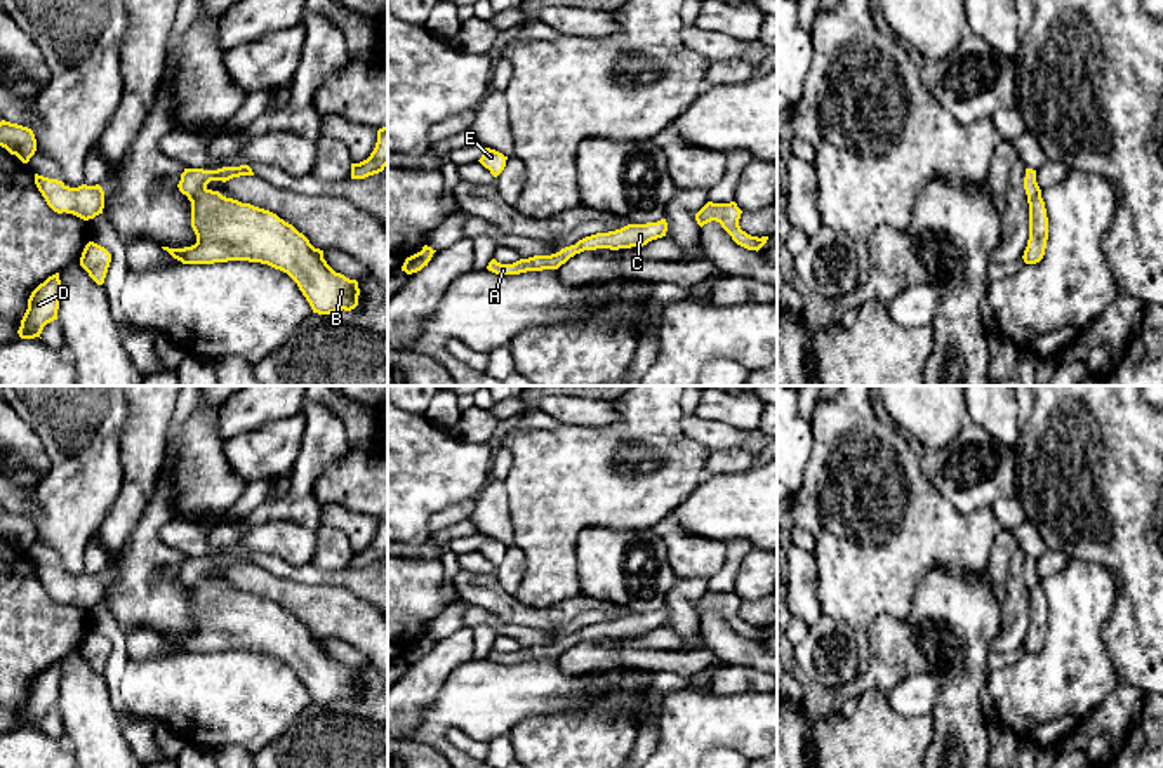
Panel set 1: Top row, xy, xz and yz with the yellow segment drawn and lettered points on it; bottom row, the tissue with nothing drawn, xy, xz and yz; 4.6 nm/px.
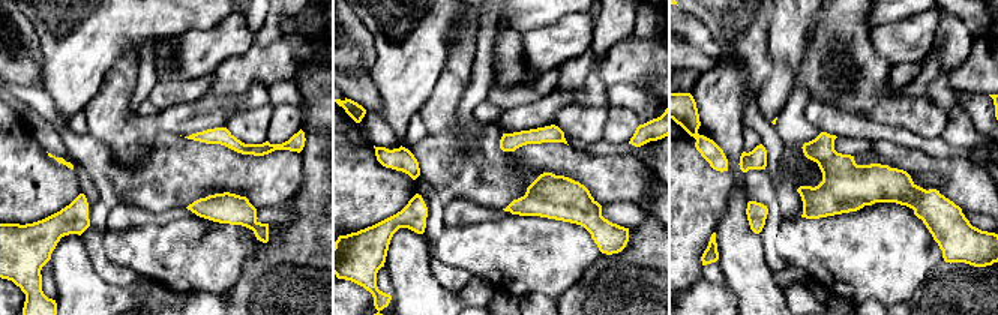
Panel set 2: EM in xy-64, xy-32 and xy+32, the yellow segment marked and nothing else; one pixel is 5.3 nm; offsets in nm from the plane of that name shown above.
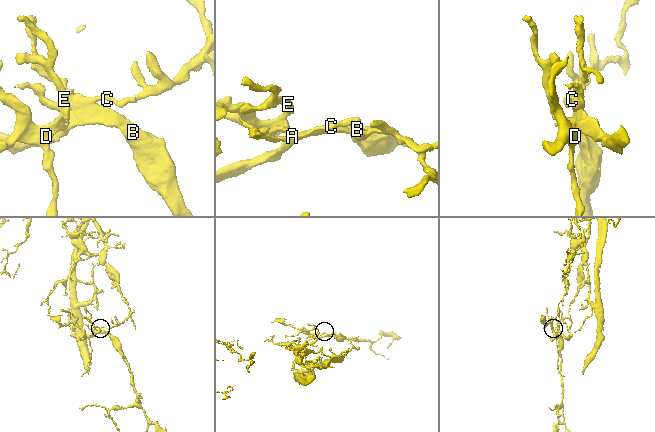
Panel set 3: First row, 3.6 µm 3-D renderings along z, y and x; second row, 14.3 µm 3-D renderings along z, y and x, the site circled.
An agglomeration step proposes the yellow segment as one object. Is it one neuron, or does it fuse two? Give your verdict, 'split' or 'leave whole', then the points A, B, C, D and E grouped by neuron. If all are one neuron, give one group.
leave whole; A B C D E

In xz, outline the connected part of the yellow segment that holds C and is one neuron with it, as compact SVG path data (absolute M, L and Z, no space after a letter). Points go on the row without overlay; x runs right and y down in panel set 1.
M666 608L647 613L628 613L615 620L586 626L579 629L575 634L565 636L551 645L534 645L528 648L520 648L513 653L501 653L495 648L492 648L487 659L495 664L520 664L527 660L558 659L570 646L584 639L596 639L596 638L619 639L619 638L643 636L652 629L666 626L666 620L668 620Z

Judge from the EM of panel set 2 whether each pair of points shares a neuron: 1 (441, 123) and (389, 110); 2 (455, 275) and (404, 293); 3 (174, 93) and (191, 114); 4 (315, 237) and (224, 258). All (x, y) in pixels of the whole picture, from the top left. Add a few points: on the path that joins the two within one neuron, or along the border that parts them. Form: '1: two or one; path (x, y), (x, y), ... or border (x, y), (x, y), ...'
1: two; border (435, 81), (431, 95), (416, 111)
2: two; border (428, 249), (432, 275), (446, 288), (462, 291)
3: two; border (206, 95), (161, 110)
4: two; border (257, 240), (257, 249), (245, 263), (237, 281)

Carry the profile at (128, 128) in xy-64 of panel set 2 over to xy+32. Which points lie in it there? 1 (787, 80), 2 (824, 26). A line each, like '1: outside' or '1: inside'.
1: inside
2: outside

